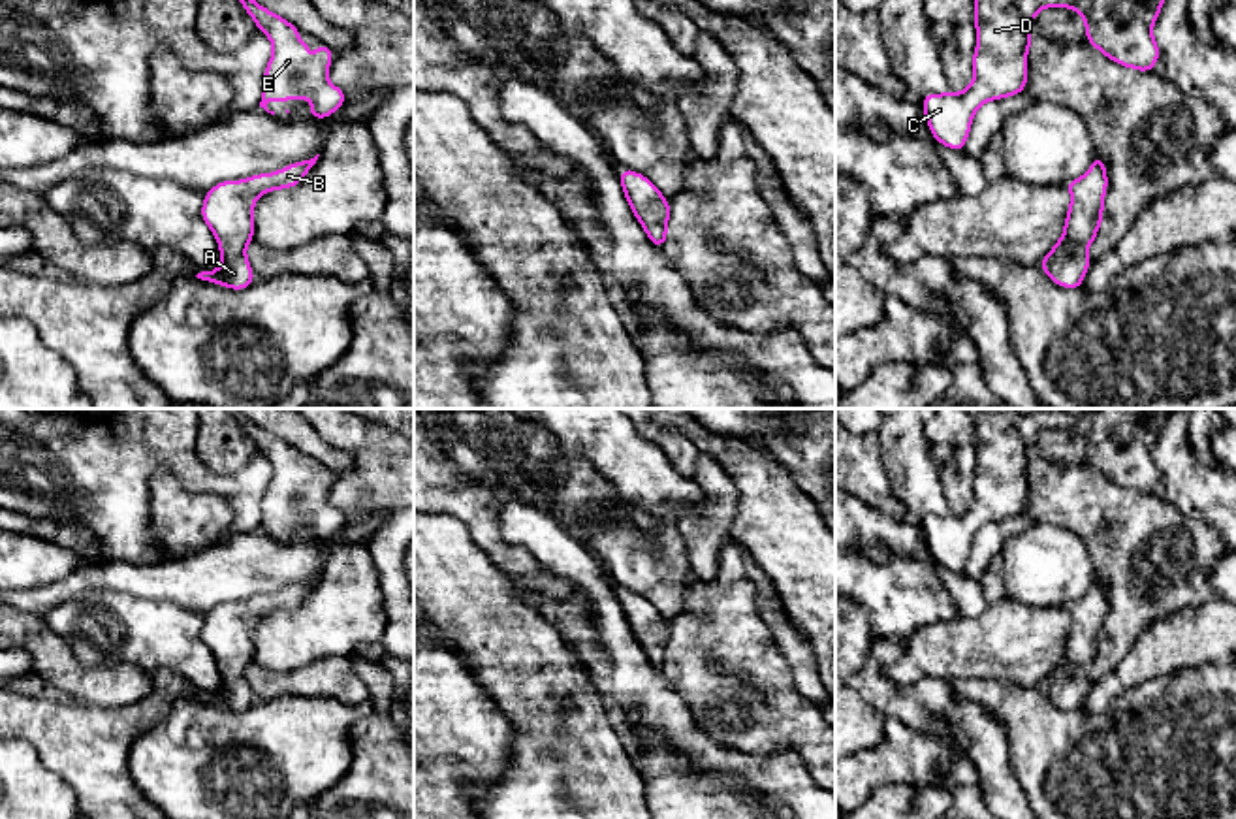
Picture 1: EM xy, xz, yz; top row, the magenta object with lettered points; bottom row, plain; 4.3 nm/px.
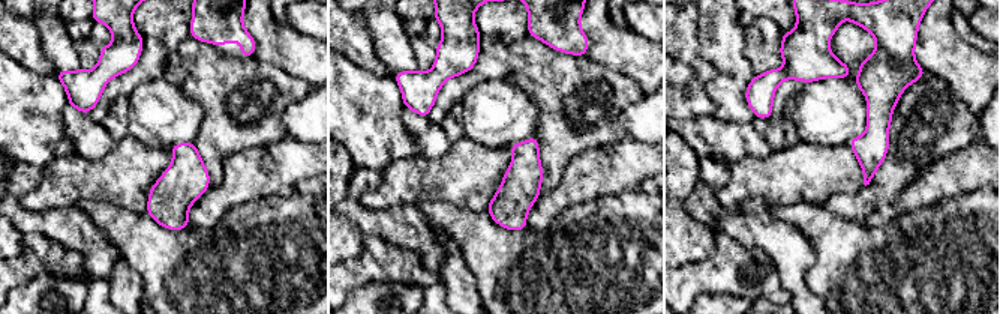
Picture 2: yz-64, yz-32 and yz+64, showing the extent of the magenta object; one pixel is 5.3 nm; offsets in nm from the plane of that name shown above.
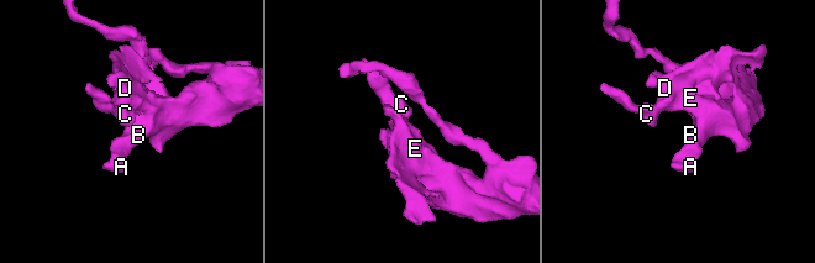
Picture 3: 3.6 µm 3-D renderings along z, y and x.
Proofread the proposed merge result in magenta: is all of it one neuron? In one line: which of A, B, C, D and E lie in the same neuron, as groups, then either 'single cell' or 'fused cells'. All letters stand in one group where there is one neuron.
groups A B C D E; single cell

